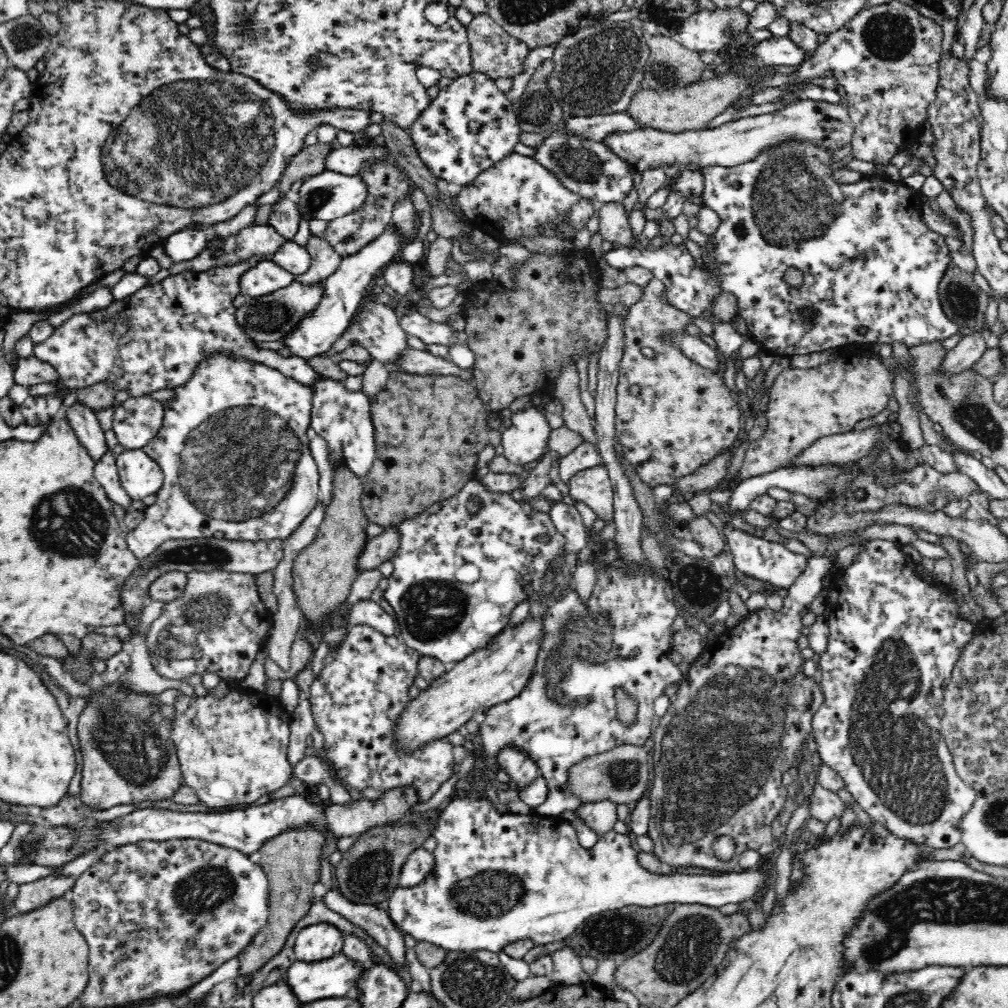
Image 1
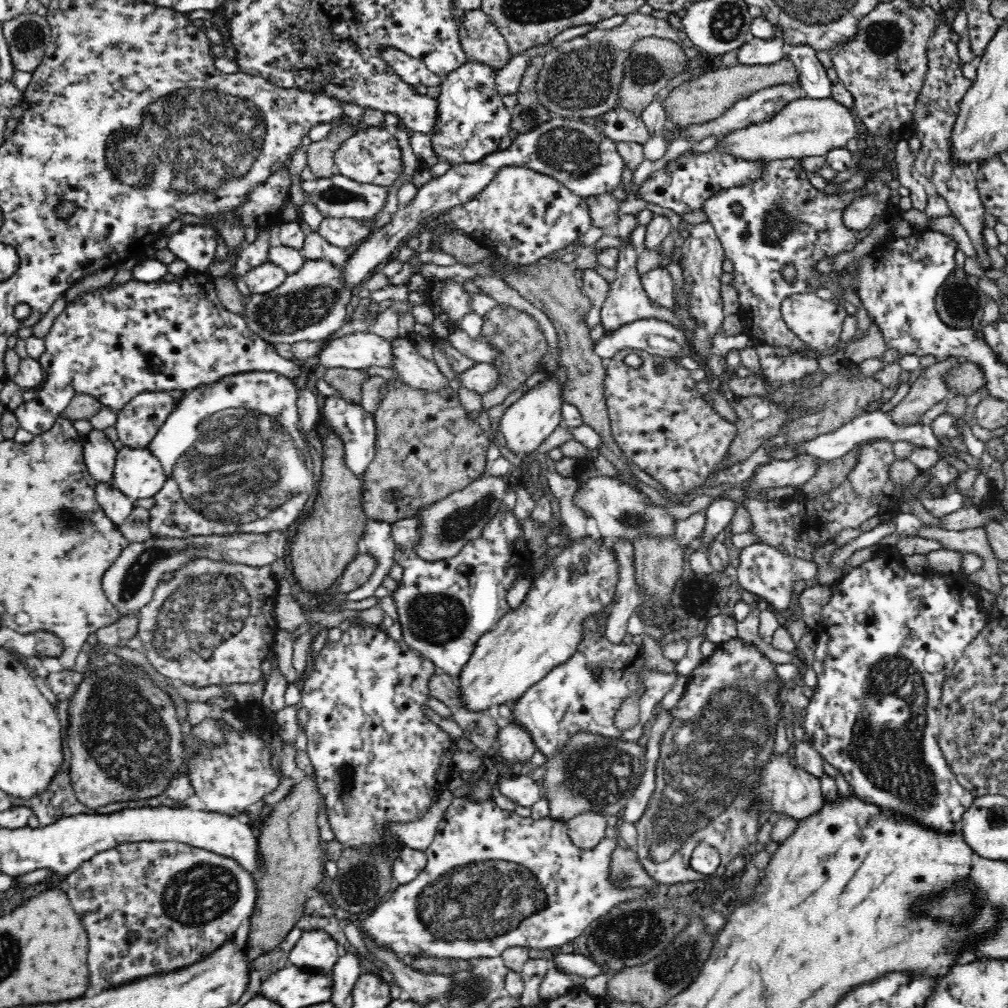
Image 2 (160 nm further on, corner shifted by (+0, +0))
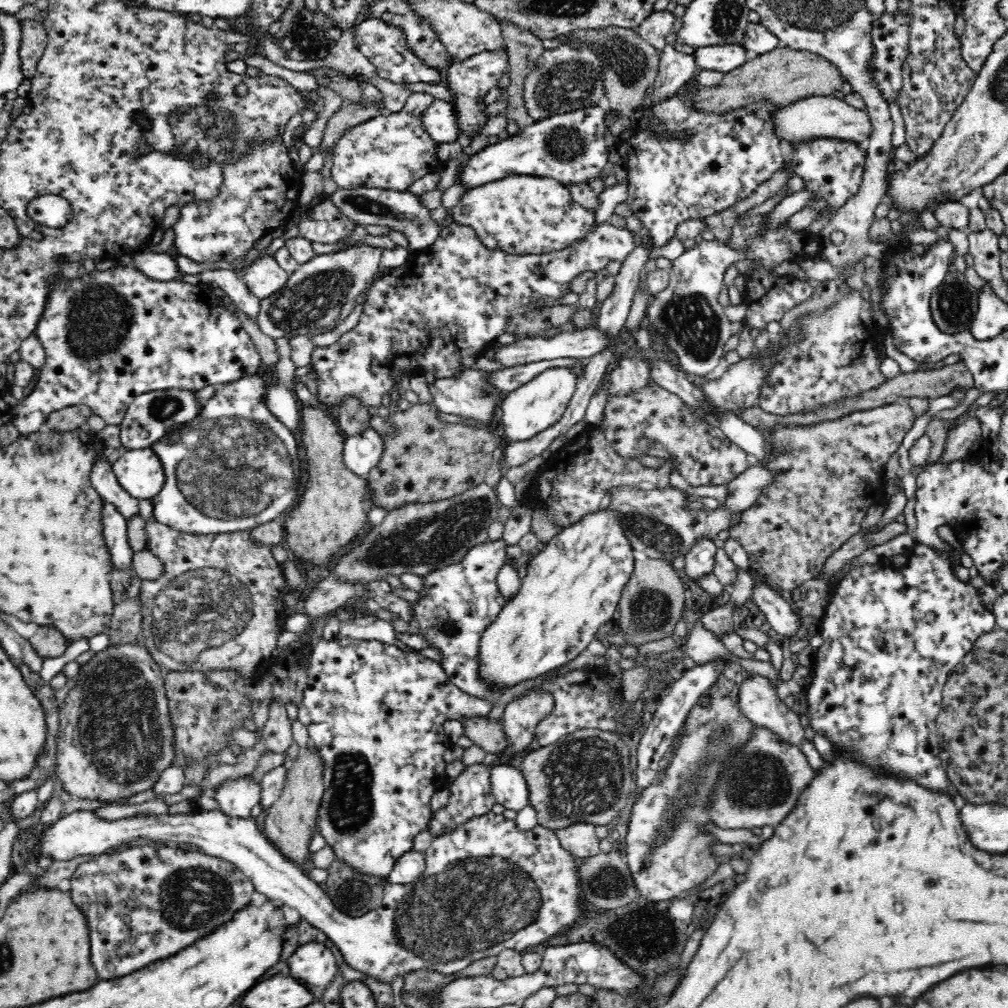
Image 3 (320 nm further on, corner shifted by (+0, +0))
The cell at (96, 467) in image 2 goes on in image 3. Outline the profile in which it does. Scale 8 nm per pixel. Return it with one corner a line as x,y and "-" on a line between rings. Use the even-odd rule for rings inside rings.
106,455
94,463
90,478
92,486
96,488
96,492
102,497
102,500
114,505
127,523
132,517
139,515
139,499
129,496
127,491
120,486
113,468
106,461

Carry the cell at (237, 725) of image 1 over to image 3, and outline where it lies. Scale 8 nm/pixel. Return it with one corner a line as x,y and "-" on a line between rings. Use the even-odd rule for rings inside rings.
246,778
224,782
214,798
220,804
220,811
231,817
248,818
250,810
260,800
260,786

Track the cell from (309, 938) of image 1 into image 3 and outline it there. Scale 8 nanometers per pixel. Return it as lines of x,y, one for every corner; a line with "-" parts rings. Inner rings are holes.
304,941
287,960
290,976
307,986
314,1000
320,1001
327,986
338,974
336,958
322,943

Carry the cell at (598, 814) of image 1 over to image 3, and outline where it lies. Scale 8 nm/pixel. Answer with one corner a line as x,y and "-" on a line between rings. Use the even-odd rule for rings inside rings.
574,823
572,826
557,832
560,845
576,858
588,858
600,853
599,839
595,834
595,825
590,823

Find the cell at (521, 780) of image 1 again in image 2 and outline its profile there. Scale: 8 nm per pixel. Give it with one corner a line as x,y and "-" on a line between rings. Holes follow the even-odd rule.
509,720
508,724
499,730
497,741
500,743
500,754
514,762
523,762
529,768
529,759
536,752
535,744
531,740
531,736
519,726
517,722

